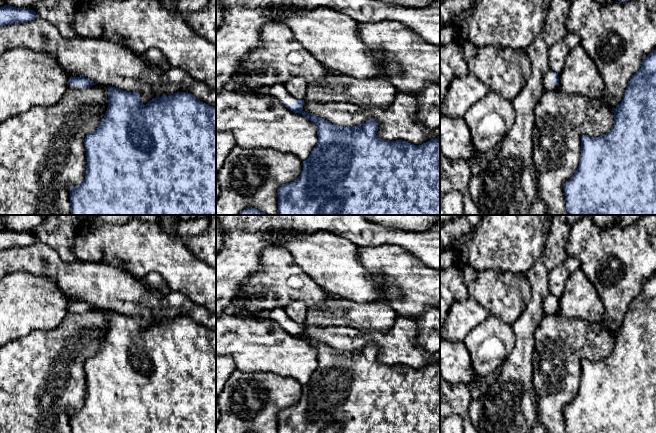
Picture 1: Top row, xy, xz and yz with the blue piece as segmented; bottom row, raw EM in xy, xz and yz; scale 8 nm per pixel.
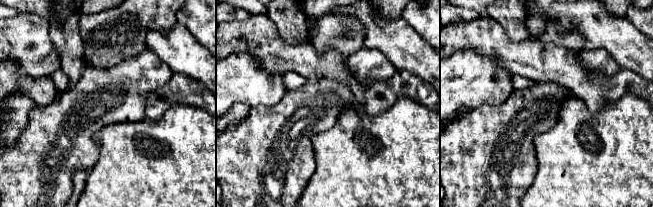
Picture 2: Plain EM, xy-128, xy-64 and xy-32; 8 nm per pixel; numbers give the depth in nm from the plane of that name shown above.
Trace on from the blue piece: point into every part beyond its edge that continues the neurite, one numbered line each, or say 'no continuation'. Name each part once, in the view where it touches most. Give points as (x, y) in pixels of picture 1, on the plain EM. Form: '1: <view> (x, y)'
1: yz (547, 304)

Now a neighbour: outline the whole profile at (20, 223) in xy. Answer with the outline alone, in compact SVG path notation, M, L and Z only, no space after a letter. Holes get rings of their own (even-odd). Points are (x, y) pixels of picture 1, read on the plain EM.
M0 215L5 227L16 232L35 235L35 229L47 219L47 215Z

